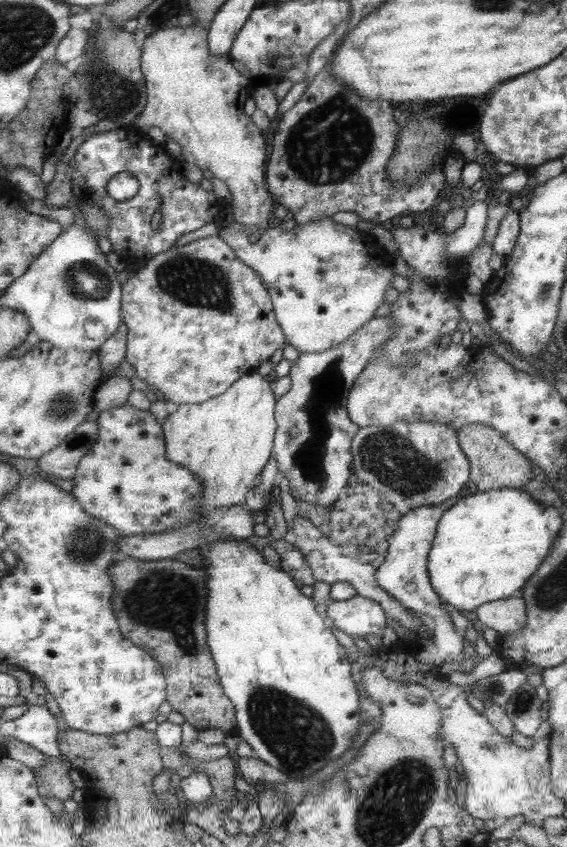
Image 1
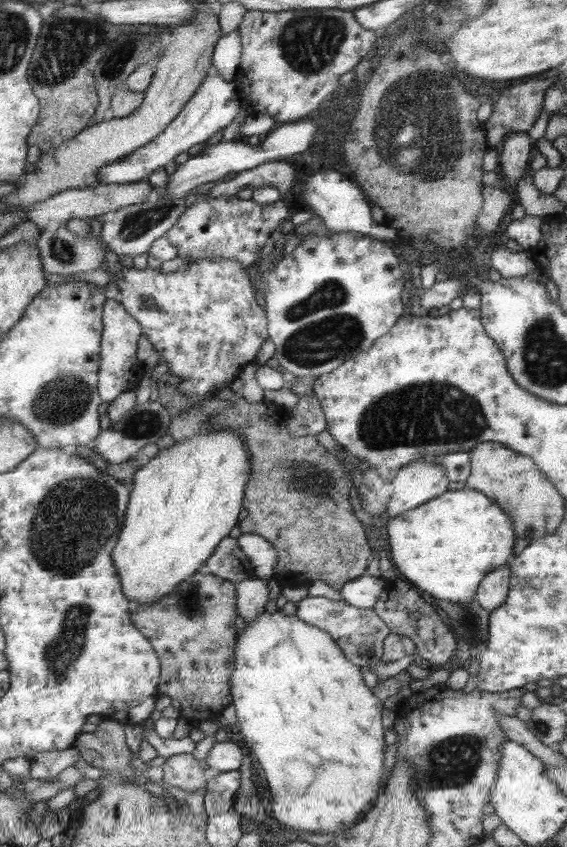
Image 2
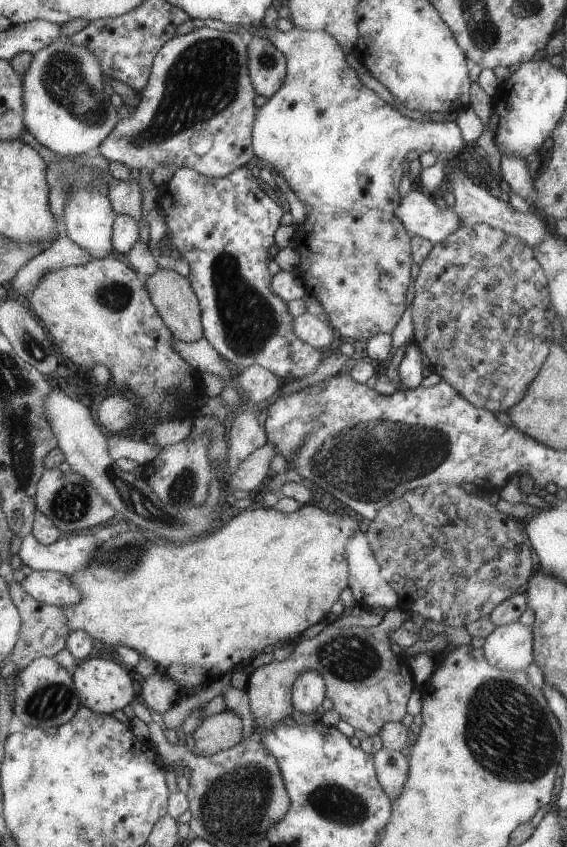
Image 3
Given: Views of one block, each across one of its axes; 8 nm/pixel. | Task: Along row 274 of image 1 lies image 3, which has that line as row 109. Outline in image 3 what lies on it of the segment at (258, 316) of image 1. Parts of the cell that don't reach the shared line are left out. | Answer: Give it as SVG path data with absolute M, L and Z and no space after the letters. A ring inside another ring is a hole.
M208 27L194 29L193 32L185 35L175 35L157 52L155 59L152 62L152 70L148 77L148 83L145 84L143 92L140 92L140 102L132 109L125 109L122 112L120 122L117 127L101 142L101 146L97 148L97 153L103 156L108 161L116 161L124 164L127 169L141 170L144 168L147 172L152 172L158 166L177 166L177 168L193 168L200 174L207 177L218 178L233 172L235 168L241 167L246 163L254 161L255 154L252 152L252 125L255 118L255 106L253 106L252 82L248 75L248 41L250 35L248 33L233 34L232 32L219 32Z

